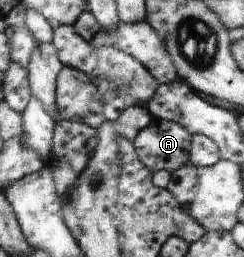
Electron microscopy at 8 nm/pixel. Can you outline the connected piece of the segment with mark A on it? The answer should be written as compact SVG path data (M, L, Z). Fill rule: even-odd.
M154 118L152 123L142 128L133 142L140 161L154 173L166 170L173 172L183 165L190 164L189 151L192 134L183 125L165 119Z

